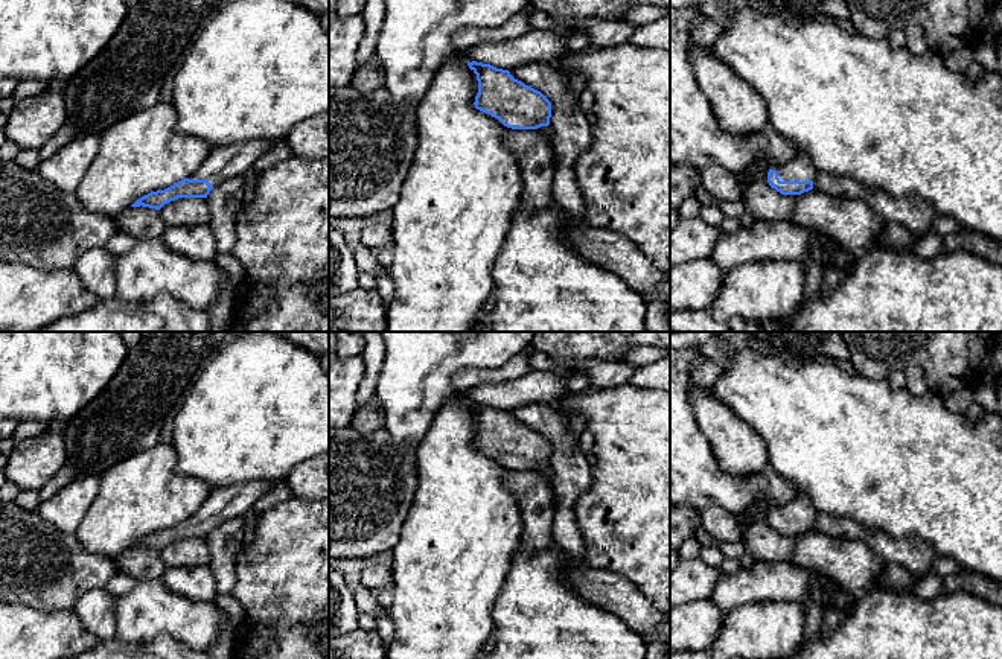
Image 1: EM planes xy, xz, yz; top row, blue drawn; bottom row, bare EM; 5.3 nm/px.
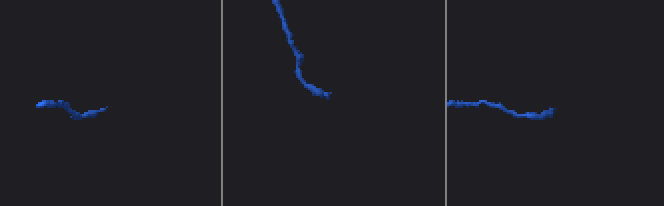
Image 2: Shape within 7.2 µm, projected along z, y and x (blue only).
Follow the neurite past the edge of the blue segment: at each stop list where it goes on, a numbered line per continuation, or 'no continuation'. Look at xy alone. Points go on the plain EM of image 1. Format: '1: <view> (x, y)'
1: xy (224, 503)

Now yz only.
1: yz (800, 509)

